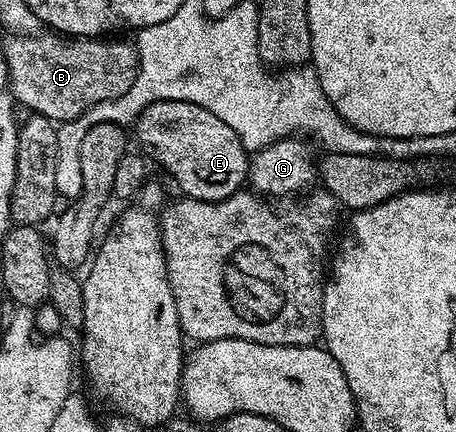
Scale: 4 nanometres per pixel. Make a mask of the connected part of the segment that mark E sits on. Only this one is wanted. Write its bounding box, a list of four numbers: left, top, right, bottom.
[134,102,249,201]

